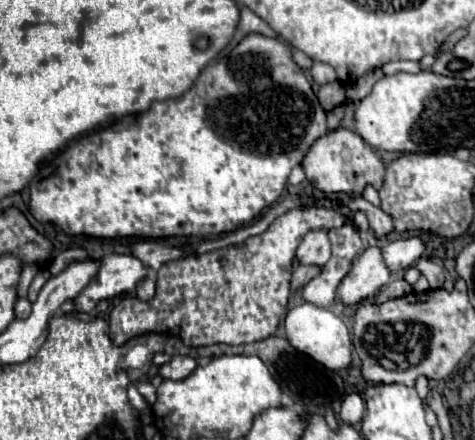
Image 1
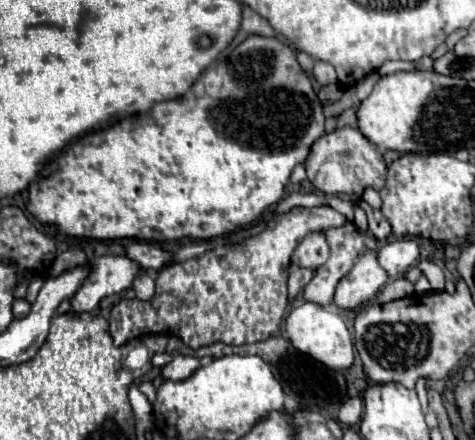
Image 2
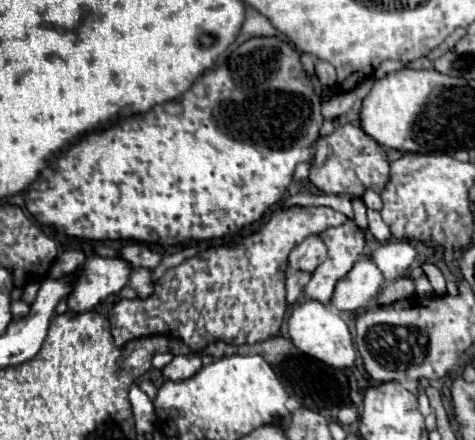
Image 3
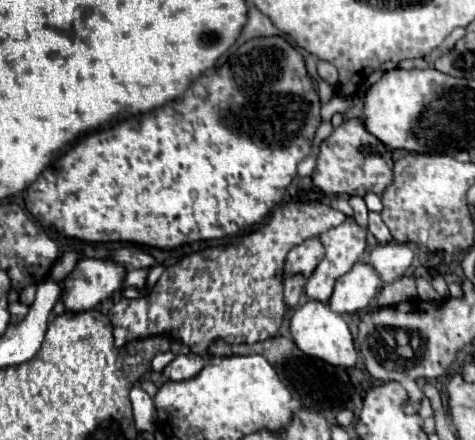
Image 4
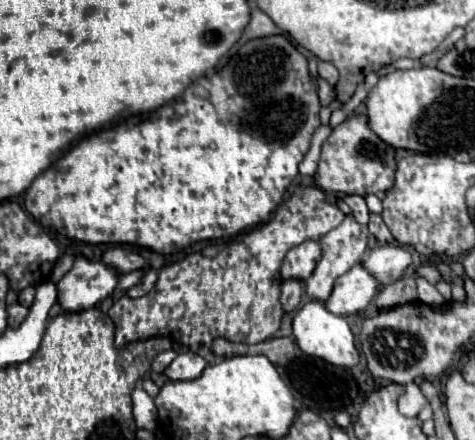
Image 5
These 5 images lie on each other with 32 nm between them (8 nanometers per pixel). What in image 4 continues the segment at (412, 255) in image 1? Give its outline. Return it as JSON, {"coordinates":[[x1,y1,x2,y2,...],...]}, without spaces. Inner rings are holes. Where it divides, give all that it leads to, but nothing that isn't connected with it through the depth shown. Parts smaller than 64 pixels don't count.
{"coordinates":[[380,244,366,256,368,264,380,274,380,278,388,284,404,276,412,262,412,250,408,244]]}

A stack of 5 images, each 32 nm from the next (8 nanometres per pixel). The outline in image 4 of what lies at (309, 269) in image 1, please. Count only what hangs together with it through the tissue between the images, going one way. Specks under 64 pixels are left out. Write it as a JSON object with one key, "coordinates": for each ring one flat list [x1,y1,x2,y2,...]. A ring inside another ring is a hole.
{"coordinates":[[290,274,286,278,286,282,284,282,284,304,286,304,286,308,298,306,304,284,306,284,306,278,300,274]]}

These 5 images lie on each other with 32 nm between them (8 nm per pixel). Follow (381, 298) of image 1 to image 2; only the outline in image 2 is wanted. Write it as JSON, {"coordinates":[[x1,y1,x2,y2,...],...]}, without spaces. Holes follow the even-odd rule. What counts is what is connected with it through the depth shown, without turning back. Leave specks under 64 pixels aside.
{"coordinates":[[396,278,392,280,390,284,386,284,380,292,378,292,378,302,380,304,386,304,386,302,392,302,392,300,400,300,400,298,406,298,406,296,412,296,414,294,414,284,408,282,406,278]]}

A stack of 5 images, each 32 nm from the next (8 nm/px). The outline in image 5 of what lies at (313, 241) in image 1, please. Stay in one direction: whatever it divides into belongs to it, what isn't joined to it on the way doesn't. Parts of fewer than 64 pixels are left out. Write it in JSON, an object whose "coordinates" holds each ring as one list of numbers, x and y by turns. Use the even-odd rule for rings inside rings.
{"coordinates":[[306,240,300,246,288,250,280,266,282,280,308,280,312,270,320,260,320,244,316,240]]}

